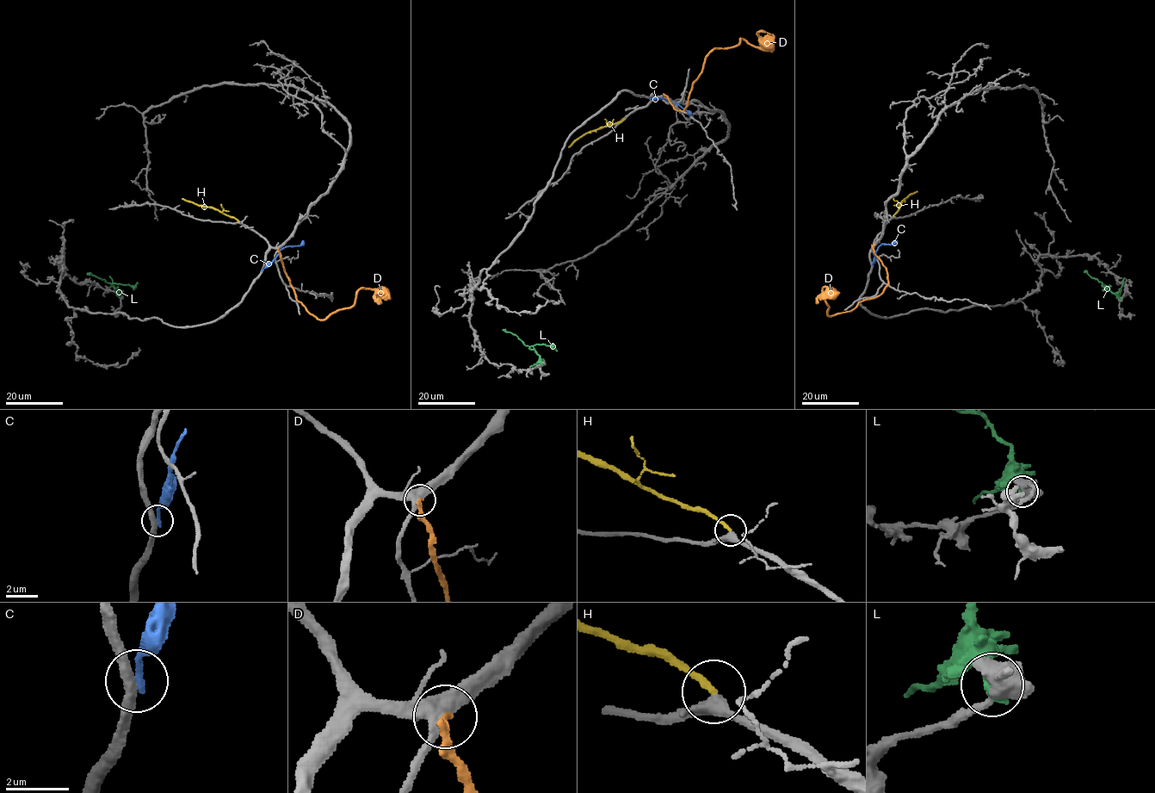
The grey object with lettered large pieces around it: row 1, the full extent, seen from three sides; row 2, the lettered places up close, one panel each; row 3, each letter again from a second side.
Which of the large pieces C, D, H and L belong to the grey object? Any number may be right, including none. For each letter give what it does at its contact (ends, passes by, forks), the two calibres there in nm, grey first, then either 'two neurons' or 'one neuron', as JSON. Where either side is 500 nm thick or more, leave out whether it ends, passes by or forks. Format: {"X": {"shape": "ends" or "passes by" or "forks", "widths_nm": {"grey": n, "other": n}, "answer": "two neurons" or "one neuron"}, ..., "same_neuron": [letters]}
{"C": {"shape": "ends", "widths_nm": {"grey": 400, "other": 240}, "answer": "two neurons"}, "D": {"shape": "passes by", "widths_nm": {"grey": 360, "other": 130}, "answer": "two neurons"}, "H": {"shape": "ends", "widths_nm": {"grey": 320, "other": 240}, "answer": "one neuron"}, "L": {"shape": "ends", "widths_nm": {"grey": 480, "other": 360}, "answer": "two neurons"}, "same_neuron": ["H"]}

